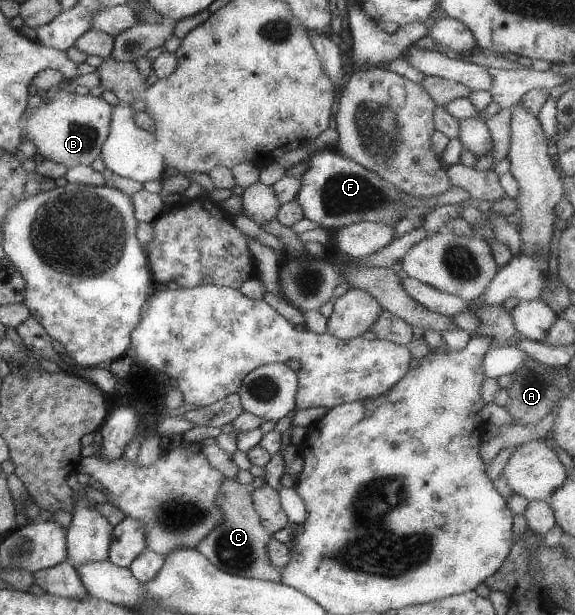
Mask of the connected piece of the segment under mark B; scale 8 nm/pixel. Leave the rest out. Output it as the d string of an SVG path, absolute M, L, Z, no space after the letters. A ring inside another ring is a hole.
M62 92L20 117L20 141L30 141L36 151L36 157L61 164L69 169L76 165L90 166L100 155L100 149L109 131L112 106L101 97L91 94L76 95L74 92Z

